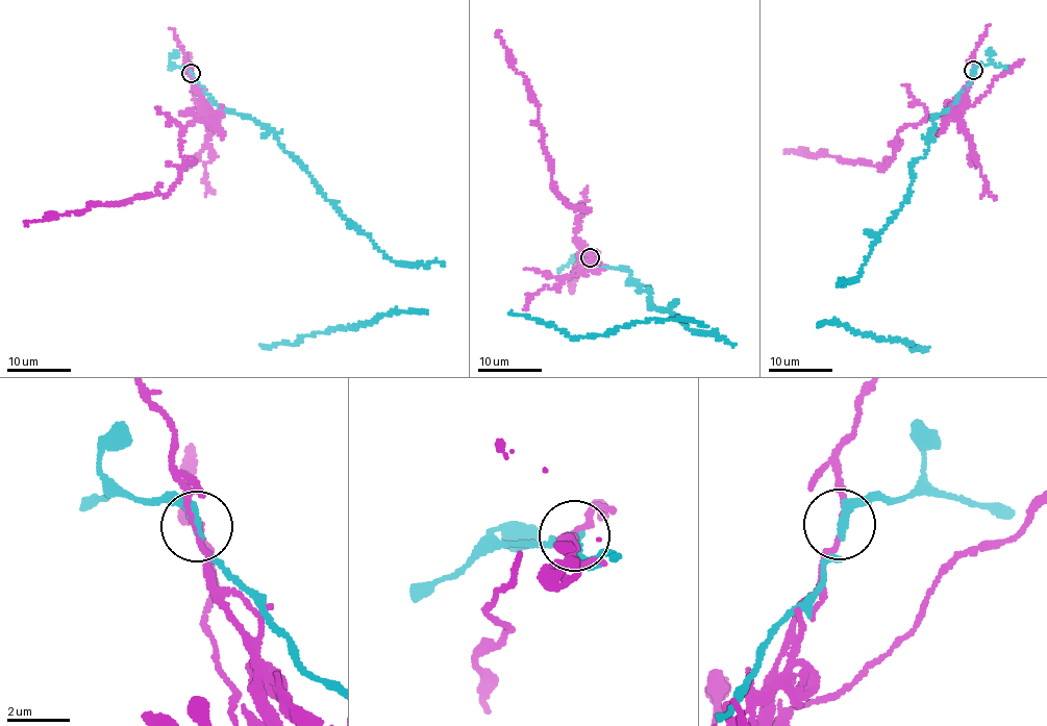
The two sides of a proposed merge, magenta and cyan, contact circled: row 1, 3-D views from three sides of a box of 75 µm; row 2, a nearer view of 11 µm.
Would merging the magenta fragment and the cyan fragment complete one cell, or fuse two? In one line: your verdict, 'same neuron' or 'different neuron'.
different neuron

